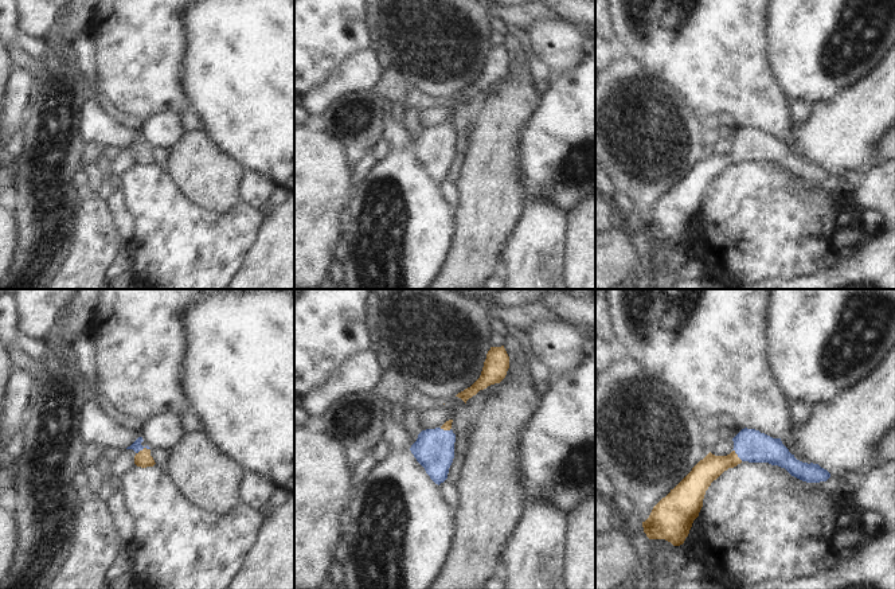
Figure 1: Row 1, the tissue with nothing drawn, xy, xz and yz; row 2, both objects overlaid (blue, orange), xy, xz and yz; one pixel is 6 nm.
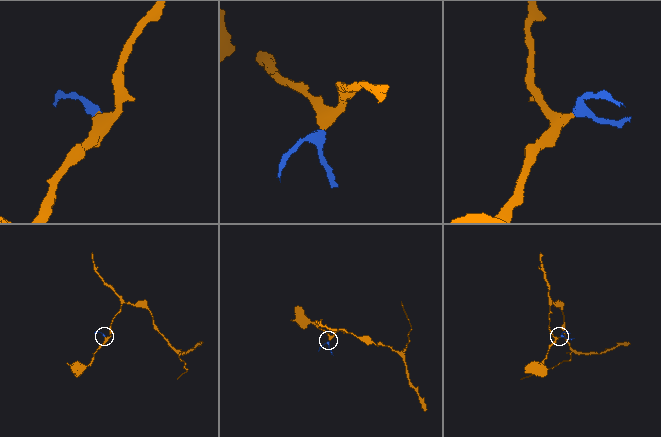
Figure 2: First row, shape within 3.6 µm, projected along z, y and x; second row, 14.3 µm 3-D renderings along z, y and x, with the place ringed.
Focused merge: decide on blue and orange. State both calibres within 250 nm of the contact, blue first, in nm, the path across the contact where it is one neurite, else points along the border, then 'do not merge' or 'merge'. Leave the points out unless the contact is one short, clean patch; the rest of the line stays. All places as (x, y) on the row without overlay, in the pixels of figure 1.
calibres 60 and 100 nm; way xy (136, 144), (143, 147), (143, 158); merge

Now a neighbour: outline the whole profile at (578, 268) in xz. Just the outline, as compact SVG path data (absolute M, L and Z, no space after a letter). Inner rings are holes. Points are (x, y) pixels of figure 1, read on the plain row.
M595 194L566 212L563 278L567 289L595 289Z

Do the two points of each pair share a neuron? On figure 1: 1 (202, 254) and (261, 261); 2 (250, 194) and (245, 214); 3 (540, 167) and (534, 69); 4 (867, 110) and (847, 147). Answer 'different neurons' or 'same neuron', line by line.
1: different neurons
2: different neurons
3: different neurons
4: same neuron

